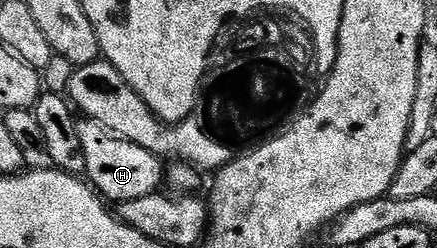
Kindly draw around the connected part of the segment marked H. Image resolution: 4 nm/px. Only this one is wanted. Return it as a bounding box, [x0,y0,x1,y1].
[78,120,165,204]

